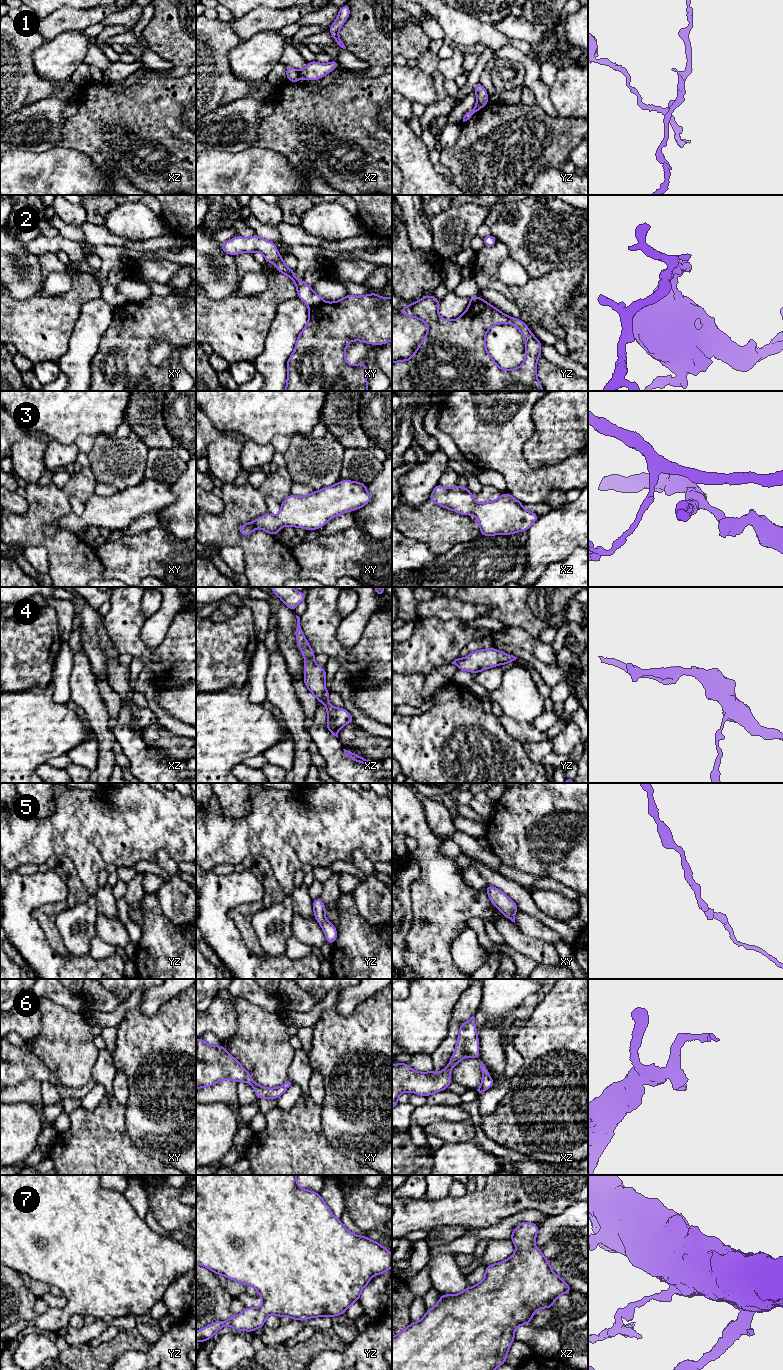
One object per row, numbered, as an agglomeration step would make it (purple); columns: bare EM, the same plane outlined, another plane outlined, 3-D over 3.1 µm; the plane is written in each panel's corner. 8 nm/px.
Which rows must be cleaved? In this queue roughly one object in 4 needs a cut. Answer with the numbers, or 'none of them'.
1, 2

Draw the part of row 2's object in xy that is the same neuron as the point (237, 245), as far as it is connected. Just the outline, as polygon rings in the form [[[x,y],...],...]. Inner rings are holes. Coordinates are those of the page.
[[[256,234],[251,237],[236,236],[225,243],[222,243],[220,248],[225,253],[233,256],[244,252],[252,254],[255,251],[259,251],[264,255],[265,262],[274,263],[278,272],[287,275],[293,281],[297,288],[297,296],[309,308],[324,302],[322,297],[312,290],[311,286],[306,284],[304,280],[297,279],[294,276],[295,270],[292,270],[285,265],[284,258],[280,256],[274,242],[263,239]]]

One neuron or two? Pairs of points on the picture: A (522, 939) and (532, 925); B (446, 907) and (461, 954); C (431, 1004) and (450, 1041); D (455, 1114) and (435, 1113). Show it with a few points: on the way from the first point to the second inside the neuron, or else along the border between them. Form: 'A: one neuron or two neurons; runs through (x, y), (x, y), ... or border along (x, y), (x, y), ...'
A: two neurons; border along (515, 924), (525, 934), (547, 943)
B: two neurons; border along (468, 927), (452, 943), (452, 958), (456, 963)
C: two neurons; border along (452, 1011), (448, 1033), (432, 1053)
D: one neuron; runs through (450, 1113), (440, 1113)

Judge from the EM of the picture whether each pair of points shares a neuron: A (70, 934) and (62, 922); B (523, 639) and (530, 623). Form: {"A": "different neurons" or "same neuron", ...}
{"A": "same neuron", "B": "different neurons"}

